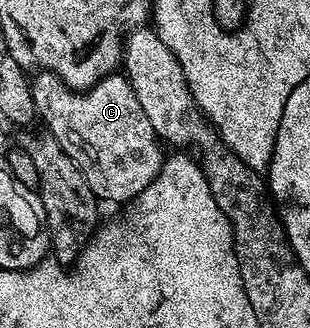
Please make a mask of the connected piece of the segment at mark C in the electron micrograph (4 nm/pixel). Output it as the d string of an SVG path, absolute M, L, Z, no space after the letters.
M120 72L110 73L91 88L78 91L67 88L54 73L38 74L31 81L36 116L79 167L94 197L102 202L120 203L138 197L159 175L163 164L162 142L147 115L143 115L143 107L139 107L128 79Z

